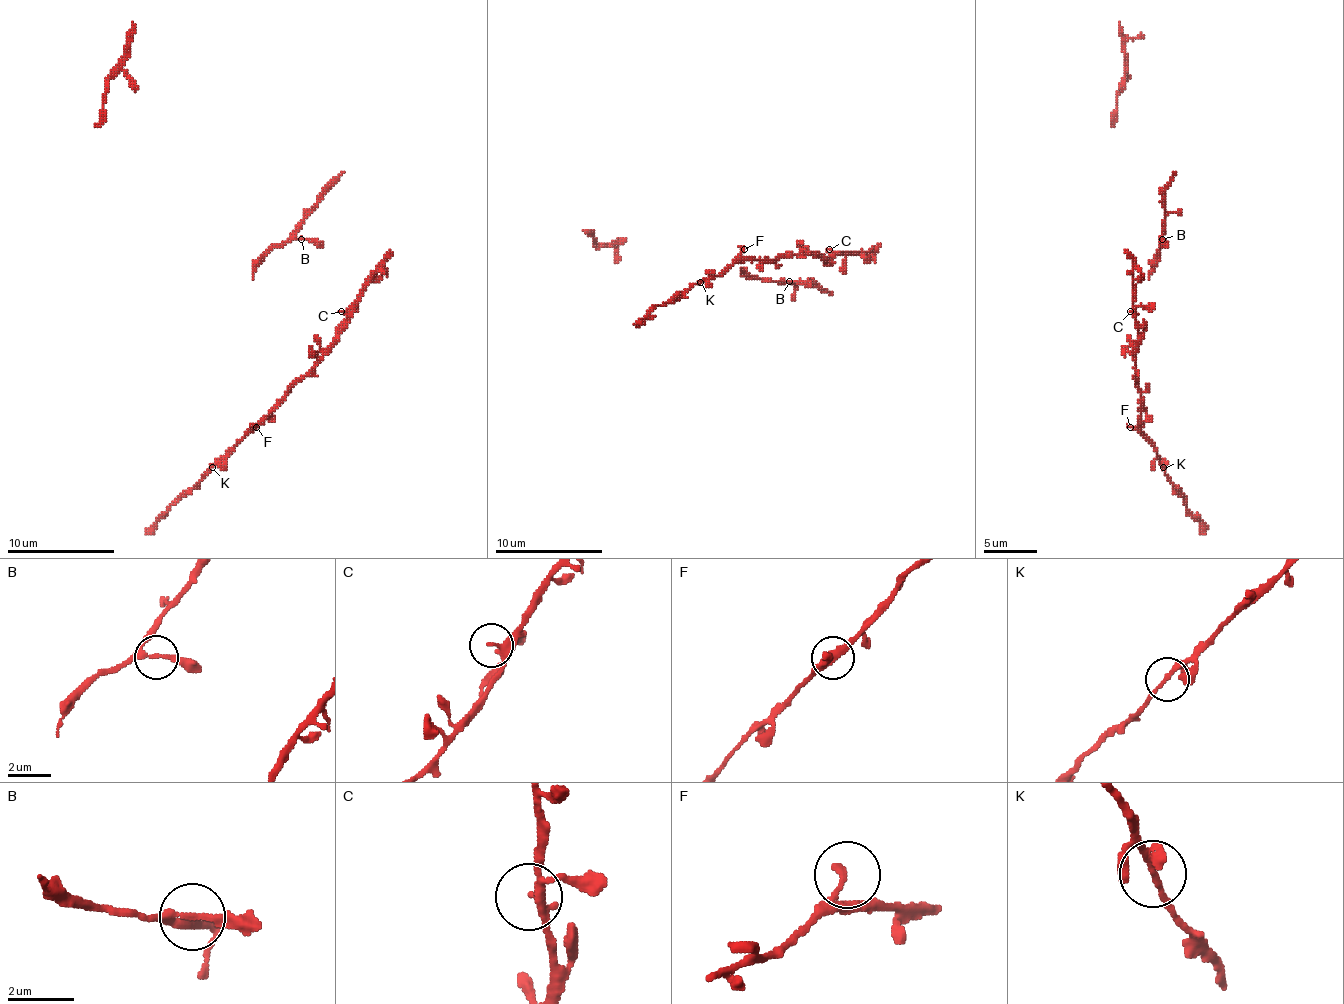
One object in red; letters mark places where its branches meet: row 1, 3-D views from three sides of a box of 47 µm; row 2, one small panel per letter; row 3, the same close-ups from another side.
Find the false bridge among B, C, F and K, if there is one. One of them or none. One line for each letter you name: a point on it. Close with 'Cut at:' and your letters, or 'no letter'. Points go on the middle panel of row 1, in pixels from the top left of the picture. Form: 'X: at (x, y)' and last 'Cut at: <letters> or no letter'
Cut at: no letter

